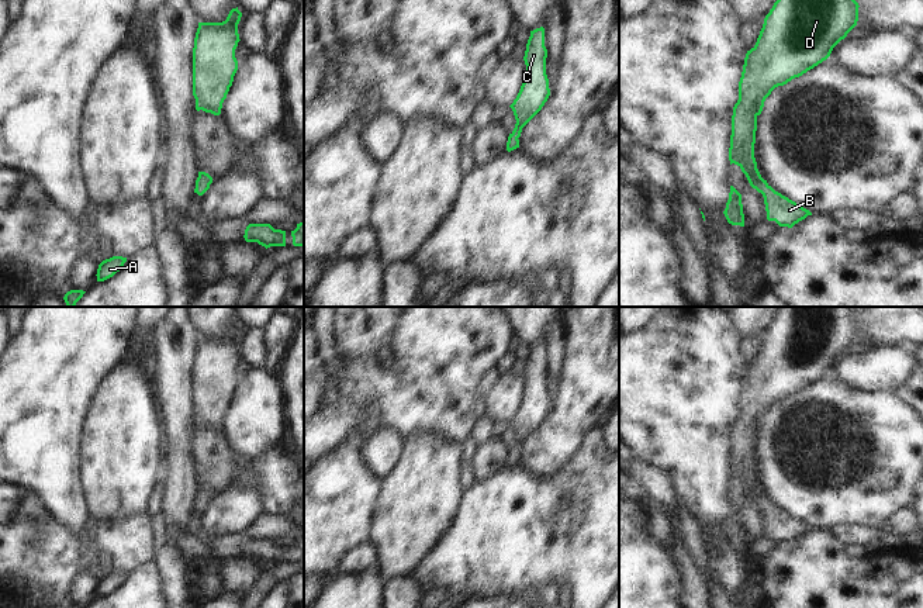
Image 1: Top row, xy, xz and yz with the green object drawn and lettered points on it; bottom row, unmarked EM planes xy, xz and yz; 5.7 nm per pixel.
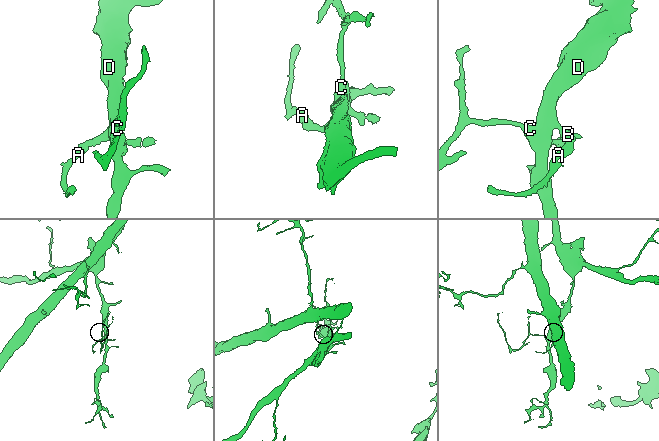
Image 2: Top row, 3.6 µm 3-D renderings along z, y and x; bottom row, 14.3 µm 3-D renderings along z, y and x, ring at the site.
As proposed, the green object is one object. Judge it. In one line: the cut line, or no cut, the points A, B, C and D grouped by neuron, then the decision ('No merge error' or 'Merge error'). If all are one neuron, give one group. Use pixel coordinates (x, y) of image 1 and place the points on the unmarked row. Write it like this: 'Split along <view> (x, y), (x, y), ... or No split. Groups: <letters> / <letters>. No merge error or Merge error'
No split. Groups: A B C D. No merge error

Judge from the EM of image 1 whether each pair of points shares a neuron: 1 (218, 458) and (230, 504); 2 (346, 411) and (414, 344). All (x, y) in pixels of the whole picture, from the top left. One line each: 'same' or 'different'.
1: different
2: different

